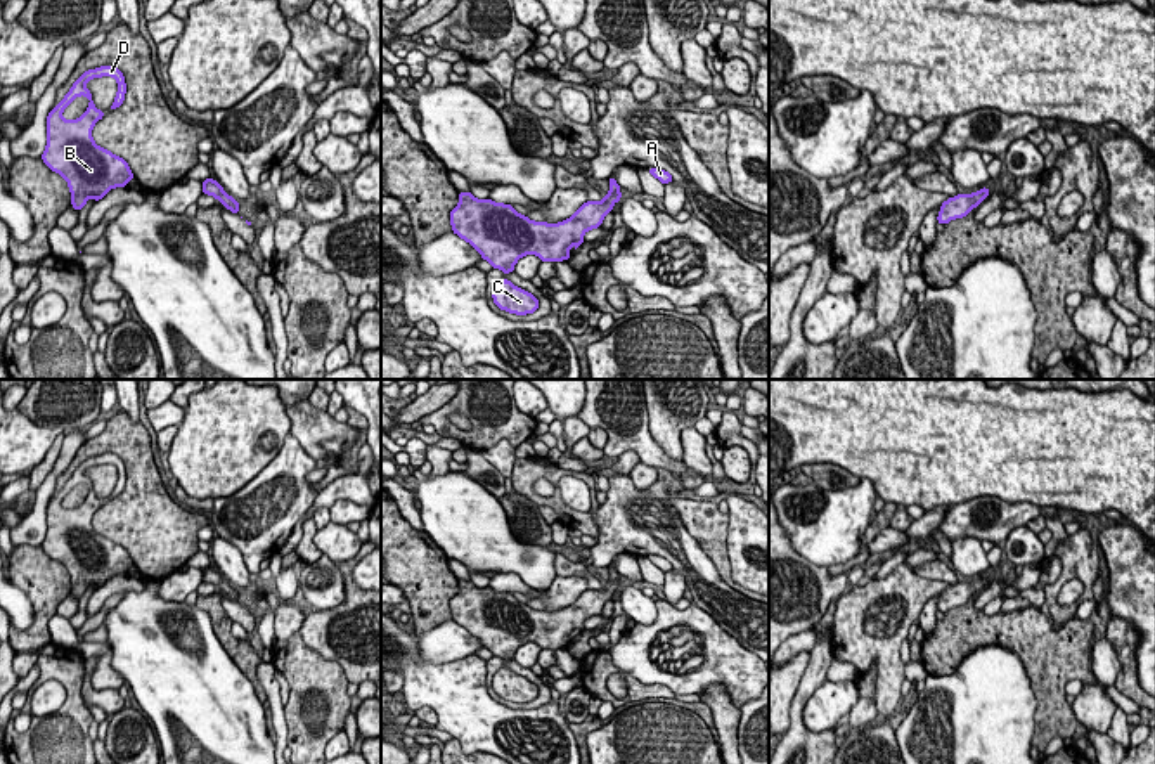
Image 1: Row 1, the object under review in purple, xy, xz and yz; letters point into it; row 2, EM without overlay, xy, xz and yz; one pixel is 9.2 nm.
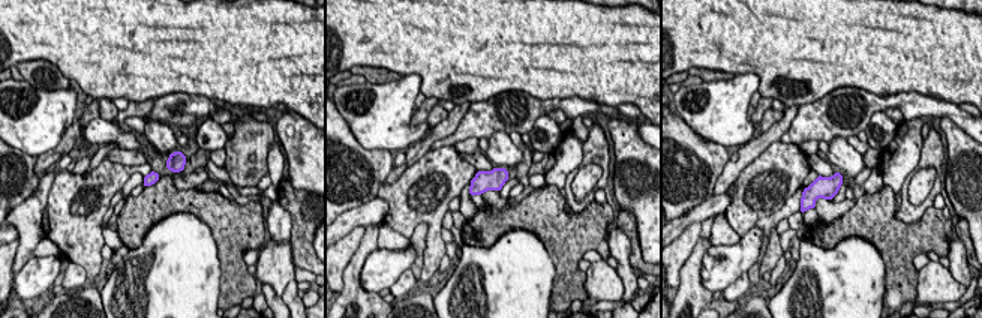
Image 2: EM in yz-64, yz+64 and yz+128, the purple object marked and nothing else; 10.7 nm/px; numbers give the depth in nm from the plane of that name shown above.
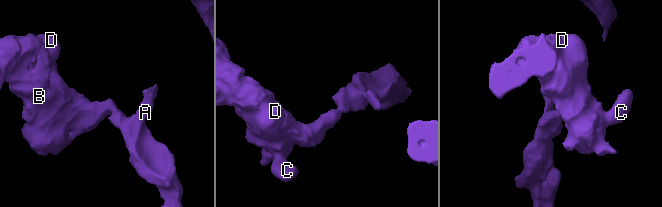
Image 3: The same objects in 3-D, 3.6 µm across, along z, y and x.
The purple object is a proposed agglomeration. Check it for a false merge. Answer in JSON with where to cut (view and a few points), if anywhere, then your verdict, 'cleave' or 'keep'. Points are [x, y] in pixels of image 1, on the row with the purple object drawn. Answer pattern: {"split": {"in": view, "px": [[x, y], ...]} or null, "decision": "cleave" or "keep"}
{"split": null, "decision": "keep"}

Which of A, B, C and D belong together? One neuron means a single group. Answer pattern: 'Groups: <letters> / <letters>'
Groups: A B C D

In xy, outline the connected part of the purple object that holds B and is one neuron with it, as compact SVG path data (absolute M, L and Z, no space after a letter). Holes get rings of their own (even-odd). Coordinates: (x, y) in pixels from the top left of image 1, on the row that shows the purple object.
M100 66L85 71L47 116L47 146L42 154L43 163L66 178L71 192L71 206L81 210L90 197L102 199L114 187L126 187L135 178L128 163L99 147L92 139L92 128L104 118L94 104L92 92L85 87L88 80L113 76L118 81L118 94L109 111L125 100L126 83L116 66ZM80 95L90 104L78 120L64 120L62 111Z

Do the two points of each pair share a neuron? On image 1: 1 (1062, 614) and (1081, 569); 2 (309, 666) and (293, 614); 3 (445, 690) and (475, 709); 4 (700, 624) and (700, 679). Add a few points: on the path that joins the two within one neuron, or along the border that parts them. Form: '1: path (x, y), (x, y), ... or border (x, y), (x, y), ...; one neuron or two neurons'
1: path (1053, 600), (1053, 589), (1067, 574); one neuron
2: border (296, 631), (284, 640), (276, 640); two neurons
3: path (452, 692), (468, 707); one neuron
4: path (710, 638), (710, 666); one neuron

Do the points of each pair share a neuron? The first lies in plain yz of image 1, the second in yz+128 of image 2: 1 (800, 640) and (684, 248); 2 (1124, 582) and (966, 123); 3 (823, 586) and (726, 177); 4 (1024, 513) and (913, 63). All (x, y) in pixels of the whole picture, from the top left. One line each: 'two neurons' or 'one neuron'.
1: two neurons
2: two neurons
3: two neurons
4: two neurons

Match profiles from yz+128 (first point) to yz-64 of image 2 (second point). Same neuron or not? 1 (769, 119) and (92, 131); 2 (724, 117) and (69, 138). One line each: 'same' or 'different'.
1: different
2: different

